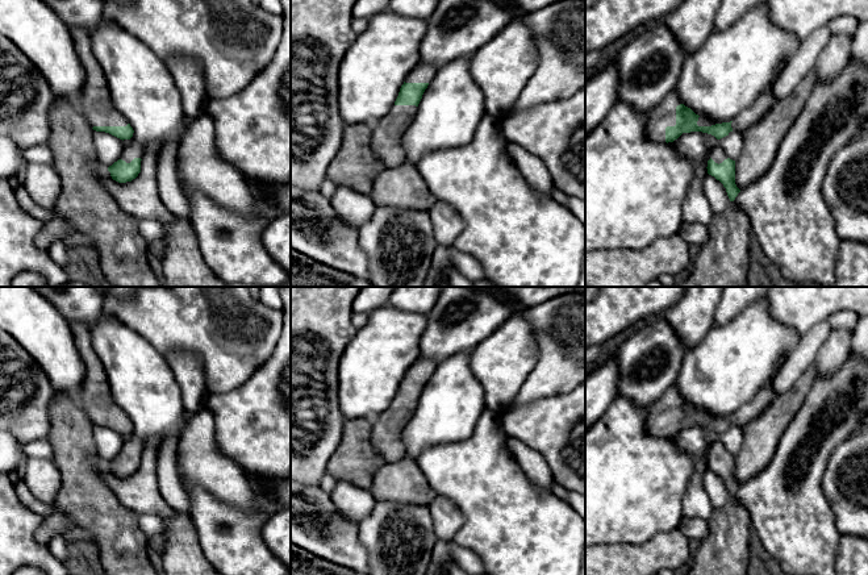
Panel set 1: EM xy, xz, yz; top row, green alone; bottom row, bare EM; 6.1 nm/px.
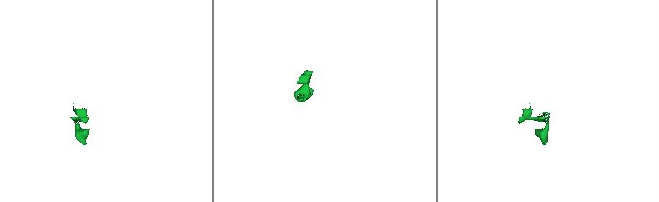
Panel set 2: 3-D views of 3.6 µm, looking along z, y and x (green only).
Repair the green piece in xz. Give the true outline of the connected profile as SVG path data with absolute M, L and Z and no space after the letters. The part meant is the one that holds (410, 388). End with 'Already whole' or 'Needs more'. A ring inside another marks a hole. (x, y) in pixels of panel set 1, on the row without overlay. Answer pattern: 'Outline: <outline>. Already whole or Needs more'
Outline: M420 357L401 380L389 408L374 418L371 443L387 463L397 462L404 455L402 430L413 417L422 389L437 364L433 359Z. Needs more

